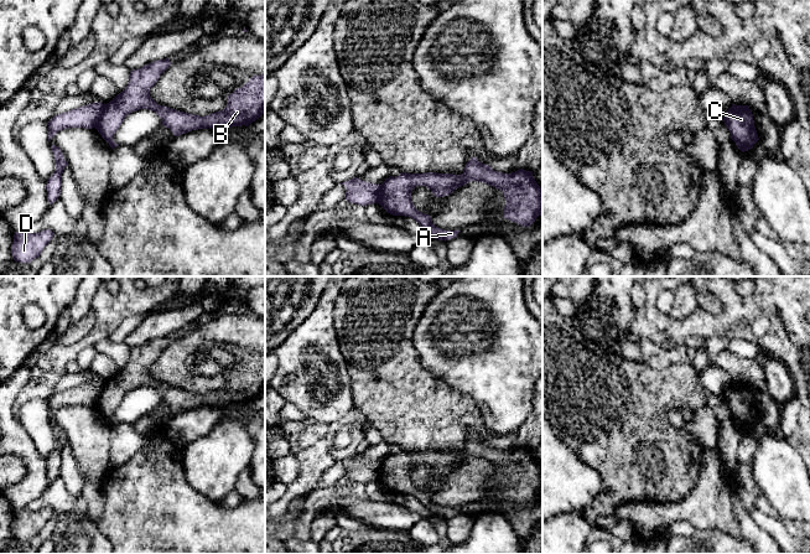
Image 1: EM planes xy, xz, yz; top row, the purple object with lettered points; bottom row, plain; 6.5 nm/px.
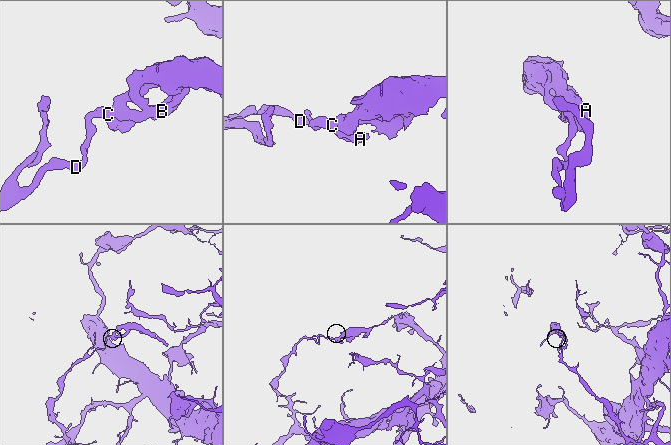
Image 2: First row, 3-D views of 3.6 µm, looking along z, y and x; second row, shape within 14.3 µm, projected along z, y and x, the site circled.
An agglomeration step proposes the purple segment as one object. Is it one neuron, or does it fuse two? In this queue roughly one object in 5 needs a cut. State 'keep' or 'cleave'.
cleave

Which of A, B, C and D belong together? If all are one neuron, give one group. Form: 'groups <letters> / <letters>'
groups A B C / D

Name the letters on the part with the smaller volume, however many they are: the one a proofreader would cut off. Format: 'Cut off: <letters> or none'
Cut off: A, B, C

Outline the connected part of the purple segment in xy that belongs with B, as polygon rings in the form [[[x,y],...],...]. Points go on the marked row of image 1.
[[[165,58],[131,71],[126,88],[104,104],[104,112],[95,129],[111,149],[119,145],[113,136],[125,117],[139,109],[155,112],[162,119],[162,125],[168,128],[175,136],[207,128],[222,133],[232,126],[248,126],[264,114],[265,74],[251,77],[242,88],[237,88],[228,95],[228,103],[223,110],[206,117],[159,105],[150,97],[150,89],[170,64],[170,59]]]

